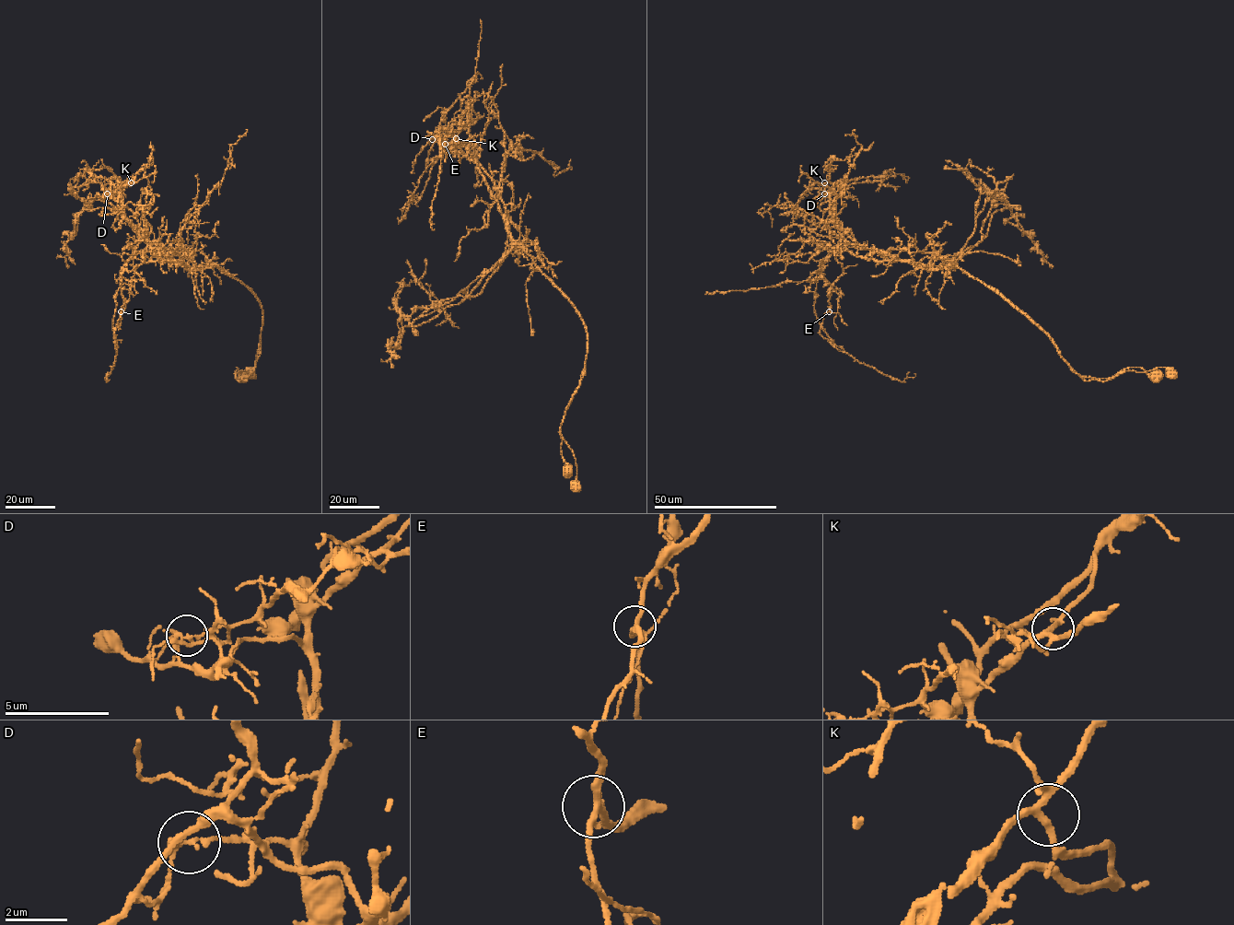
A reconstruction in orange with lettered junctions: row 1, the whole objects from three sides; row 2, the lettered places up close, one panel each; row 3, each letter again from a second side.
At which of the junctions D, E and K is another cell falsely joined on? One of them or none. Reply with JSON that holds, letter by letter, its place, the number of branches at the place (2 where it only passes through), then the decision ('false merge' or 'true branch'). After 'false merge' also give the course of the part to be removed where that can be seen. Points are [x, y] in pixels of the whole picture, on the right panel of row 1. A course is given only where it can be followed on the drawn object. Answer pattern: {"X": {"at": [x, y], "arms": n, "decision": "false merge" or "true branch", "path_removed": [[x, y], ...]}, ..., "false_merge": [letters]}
{"D": {"at": [824, 193], "arms": 3, "decision": "false merge", "path_removed": [[824, 193], [834, 193], [855, 254], [954, 263], [1025, 312], [1082, 376], [1161, 367], [1176, 377]]}, "E": {"at": [829, 311], "arms": 3, "decision": "true branch"}, "K": {"at": [824, 182], "arms": 3, "decision": "true branch"}, "false_merge": ["D"]}

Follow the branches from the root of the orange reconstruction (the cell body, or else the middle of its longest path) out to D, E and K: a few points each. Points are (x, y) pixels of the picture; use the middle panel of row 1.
D: (576, 484), (576, 458), (560, 426), (585, 367), (585, 323), (512, 238), (492, 178), (471, 158), (432, 138)
E: (576, 484), (560, 426), (585, 367), (587, 327), (512, 238), (470, 151), (459, 158), (445, 144)
K: (576, 484), (576, 458), (560, 426), (585, 367), (587, 327), (512, 238), (492, 178), (447, 146), (456, 138)

